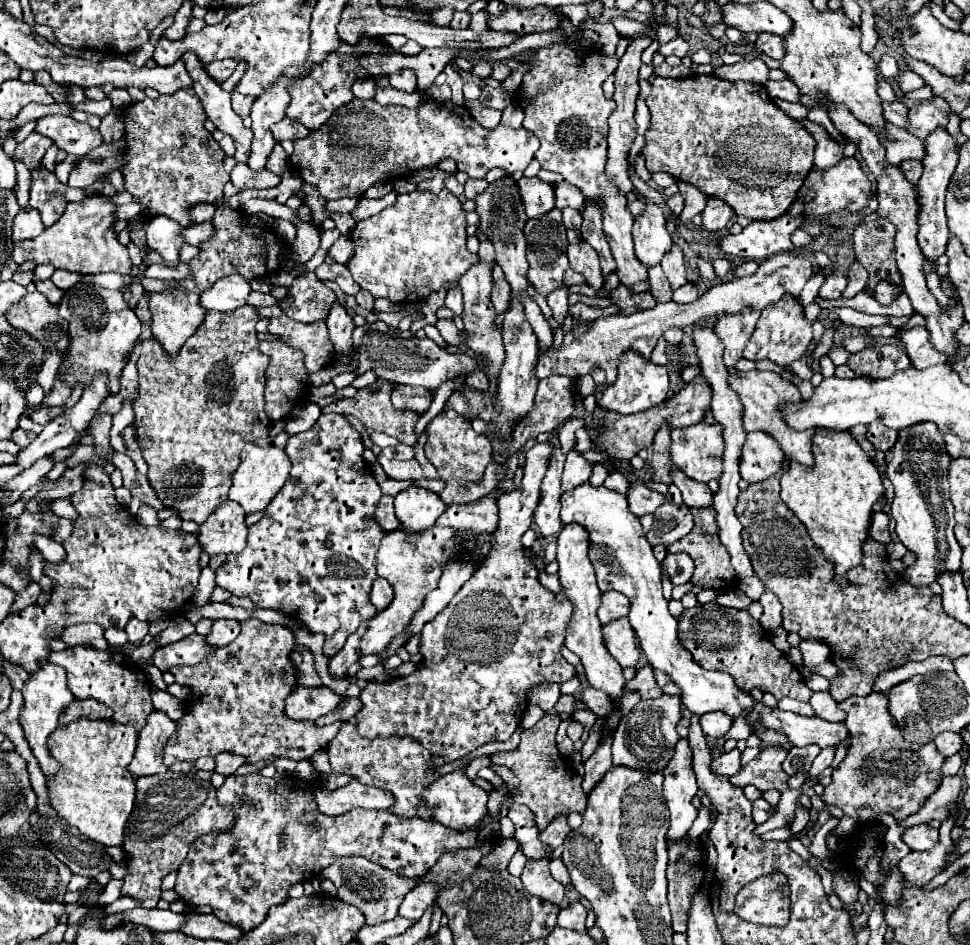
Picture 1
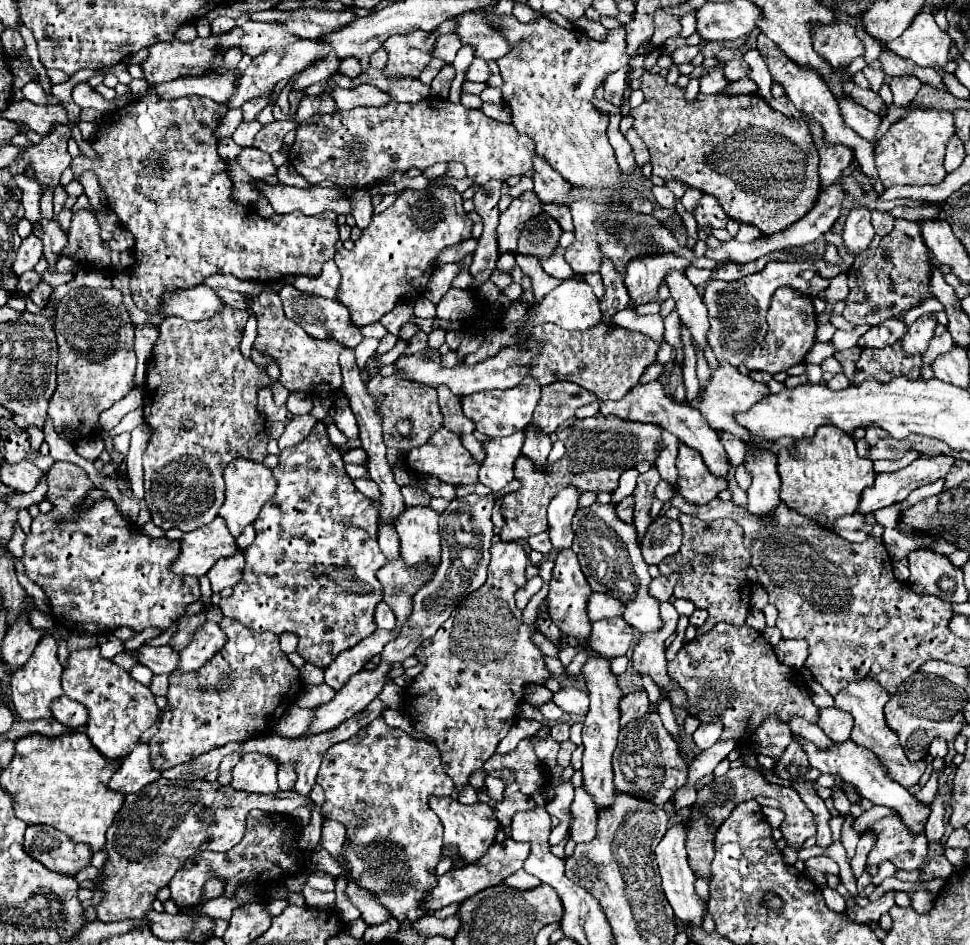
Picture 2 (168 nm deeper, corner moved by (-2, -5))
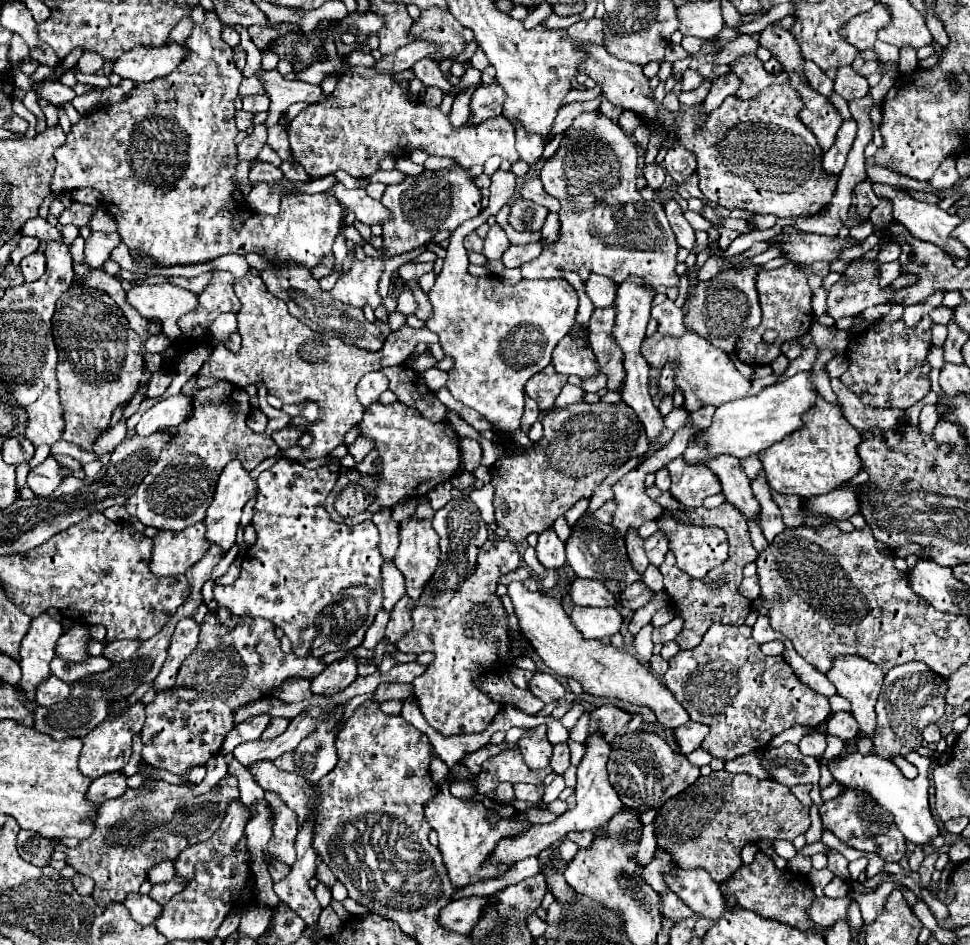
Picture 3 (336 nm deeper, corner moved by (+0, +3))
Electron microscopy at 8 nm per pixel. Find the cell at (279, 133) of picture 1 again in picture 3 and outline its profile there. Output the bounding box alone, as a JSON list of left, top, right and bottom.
[237,125,267,161]

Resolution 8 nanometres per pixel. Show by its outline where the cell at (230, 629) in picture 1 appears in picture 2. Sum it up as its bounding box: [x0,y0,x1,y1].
[179,621,227,671]

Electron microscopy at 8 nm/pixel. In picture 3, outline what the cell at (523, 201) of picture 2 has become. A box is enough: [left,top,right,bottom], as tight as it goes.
[483,225,509,259]

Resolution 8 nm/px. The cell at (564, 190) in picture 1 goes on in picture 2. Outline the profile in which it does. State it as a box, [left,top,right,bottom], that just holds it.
[533,155,571,203]

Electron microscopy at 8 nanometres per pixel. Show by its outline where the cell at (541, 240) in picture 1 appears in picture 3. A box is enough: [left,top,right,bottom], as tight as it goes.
[507,199,549,231]

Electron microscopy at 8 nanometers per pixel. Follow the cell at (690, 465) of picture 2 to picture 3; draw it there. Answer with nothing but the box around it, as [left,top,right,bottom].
[667,457,721,511]

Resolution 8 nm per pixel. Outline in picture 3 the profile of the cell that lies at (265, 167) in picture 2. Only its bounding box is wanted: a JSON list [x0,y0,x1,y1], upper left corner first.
[249,163,285,185]

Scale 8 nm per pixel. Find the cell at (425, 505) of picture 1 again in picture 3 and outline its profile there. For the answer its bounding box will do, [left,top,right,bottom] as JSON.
[395,519,439,597]

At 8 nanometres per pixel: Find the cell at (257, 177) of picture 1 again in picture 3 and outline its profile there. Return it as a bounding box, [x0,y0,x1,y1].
[333,183,391,227]

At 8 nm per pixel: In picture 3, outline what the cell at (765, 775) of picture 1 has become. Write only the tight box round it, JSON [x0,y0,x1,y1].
[653,771,811,883]

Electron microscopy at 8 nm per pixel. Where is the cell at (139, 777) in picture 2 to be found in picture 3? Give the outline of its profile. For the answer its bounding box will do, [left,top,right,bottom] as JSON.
[87,773,125,805]

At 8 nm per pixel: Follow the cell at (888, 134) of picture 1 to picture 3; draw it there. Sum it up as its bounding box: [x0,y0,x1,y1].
[805,59,833,95]

